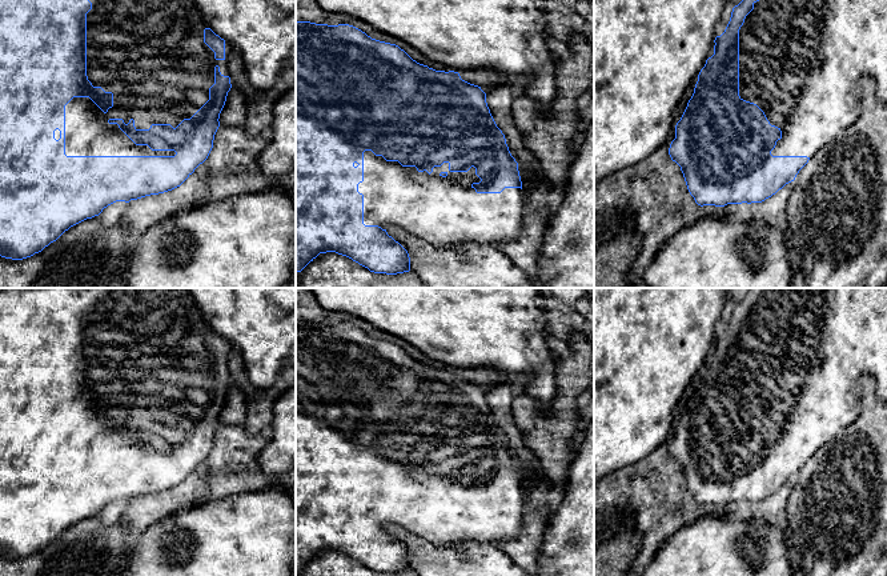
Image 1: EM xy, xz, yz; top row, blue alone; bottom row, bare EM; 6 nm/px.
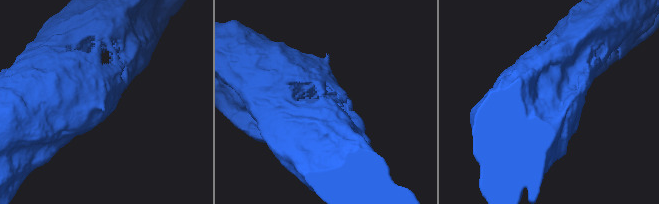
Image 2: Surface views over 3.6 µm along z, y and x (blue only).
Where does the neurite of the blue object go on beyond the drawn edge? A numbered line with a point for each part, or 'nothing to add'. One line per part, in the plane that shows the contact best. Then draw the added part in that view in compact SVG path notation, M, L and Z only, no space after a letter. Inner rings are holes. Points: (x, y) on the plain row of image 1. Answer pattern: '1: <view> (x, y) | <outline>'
1: xy (147, 346) | M87 288L87 297L92 308L87 312L87 375L93 385L101 385L113 392L113 405L104 412L89 396L73 396L65 404L65 453L67 455L174 455L174 449L152 449L148 444L136 444L117 423L109 417L123 417L125 423L135 419L136 428L149 428L152 423L170 423L176 427L184 417L190 417L208 399L209 387L214 383L214 365L220 365L224 375L229 375L228 357L232 344L225 340L225 357L216 359L214 351L204 341L204 328L209 327L188 288Z

